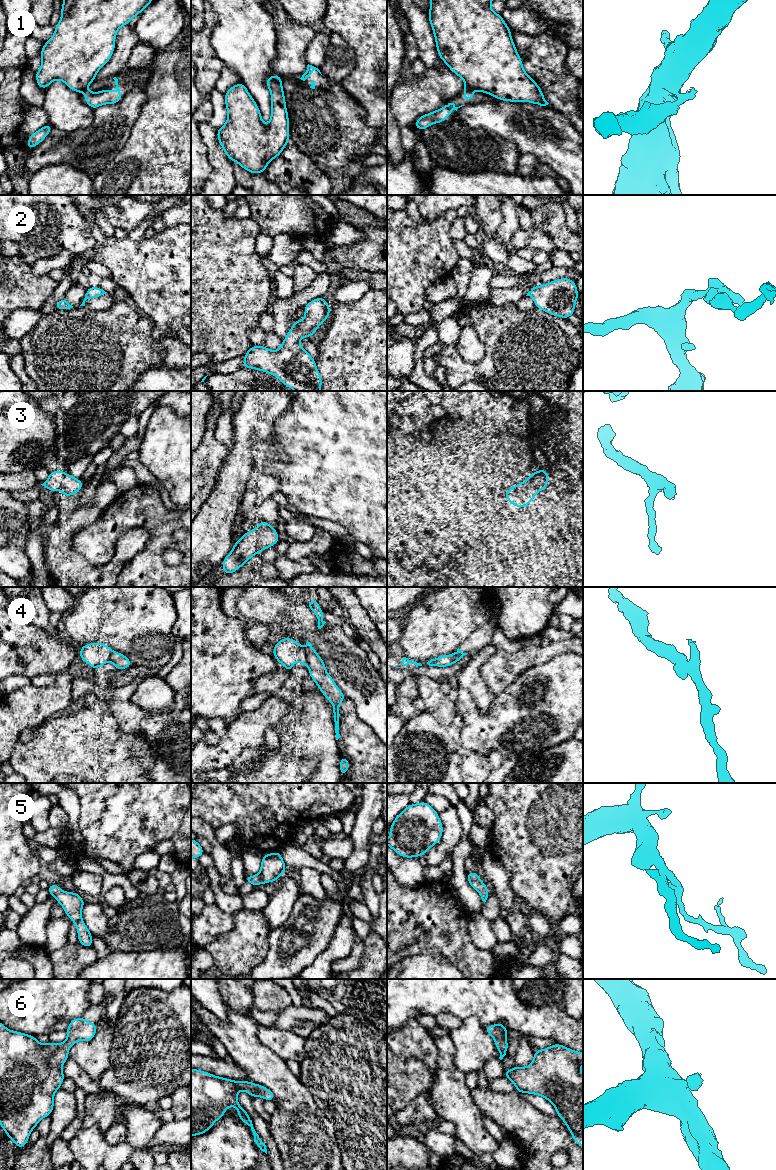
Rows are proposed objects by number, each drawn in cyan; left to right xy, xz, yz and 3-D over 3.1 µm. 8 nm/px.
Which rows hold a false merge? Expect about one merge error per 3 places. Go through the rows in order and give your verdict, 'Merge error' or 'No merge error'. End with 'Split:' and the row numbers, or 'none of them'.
1: Merge error
2: No merge error
3: No merge error
4: Merge error
5: No merge error
6: No merge error
Split: 1, 4

